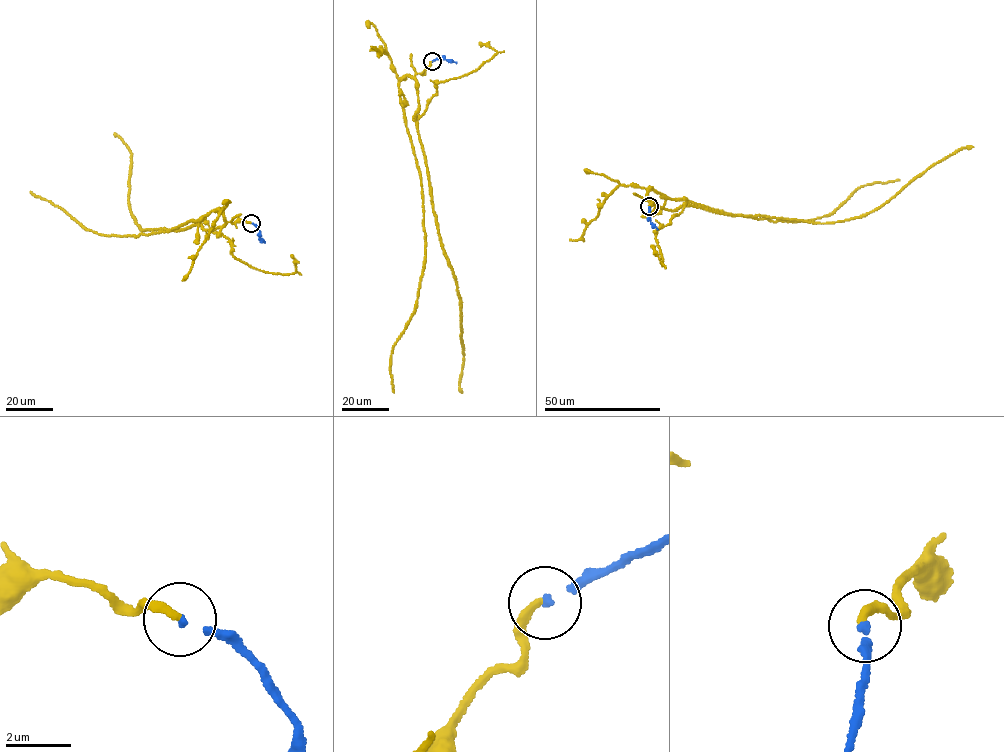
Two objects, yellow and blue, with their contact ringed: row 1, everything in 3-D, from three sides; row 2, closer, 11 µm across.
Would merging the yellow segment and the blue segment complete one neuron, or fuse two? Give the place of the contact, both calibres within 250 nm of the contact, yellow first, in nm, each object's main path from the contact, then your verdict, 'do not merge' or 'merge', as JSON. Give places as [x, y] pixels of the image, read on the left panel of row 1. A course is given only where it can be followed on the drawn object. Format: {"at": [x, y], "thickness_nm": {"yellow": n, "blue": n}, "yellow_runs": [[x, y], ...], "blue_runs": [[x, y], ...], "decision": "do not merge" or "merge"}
{"at": [251, 223], "thickness_nm": {"yellow": 280, "blue": 160}, "yellow_runs": [[251, 223], [239, 220], [213, 229], [197, 224], [176, 230], [140, 229], [128, 203], [132, 154], [115, 133]], "blue_runs": [[251, 223], [257, 227], [264, 243]], "decision": "merge"}

